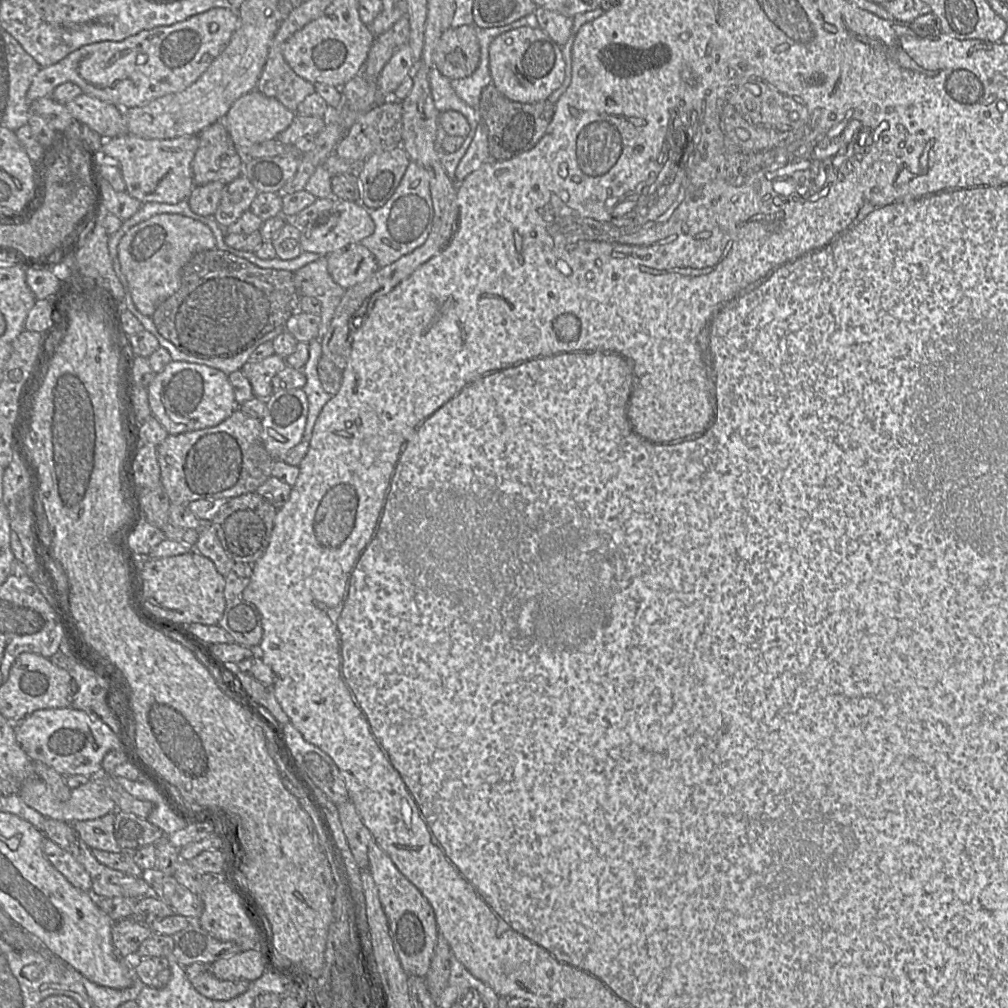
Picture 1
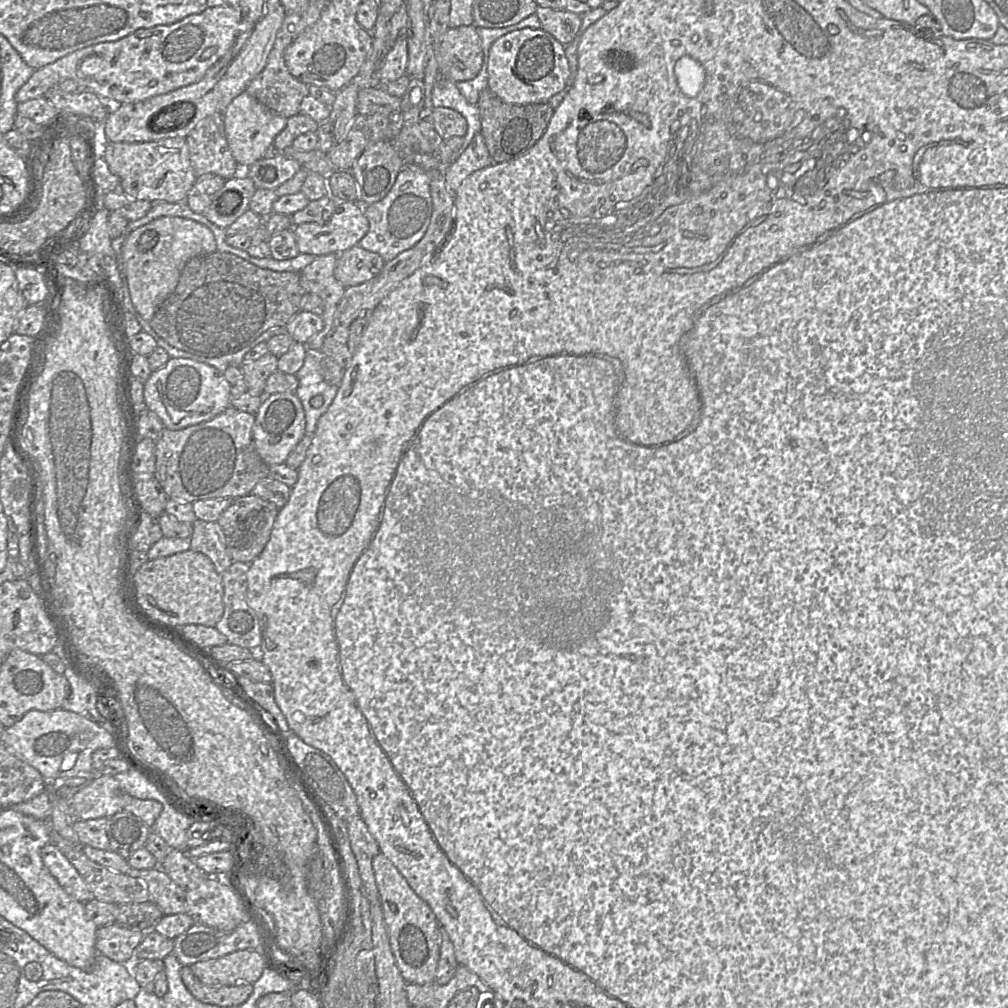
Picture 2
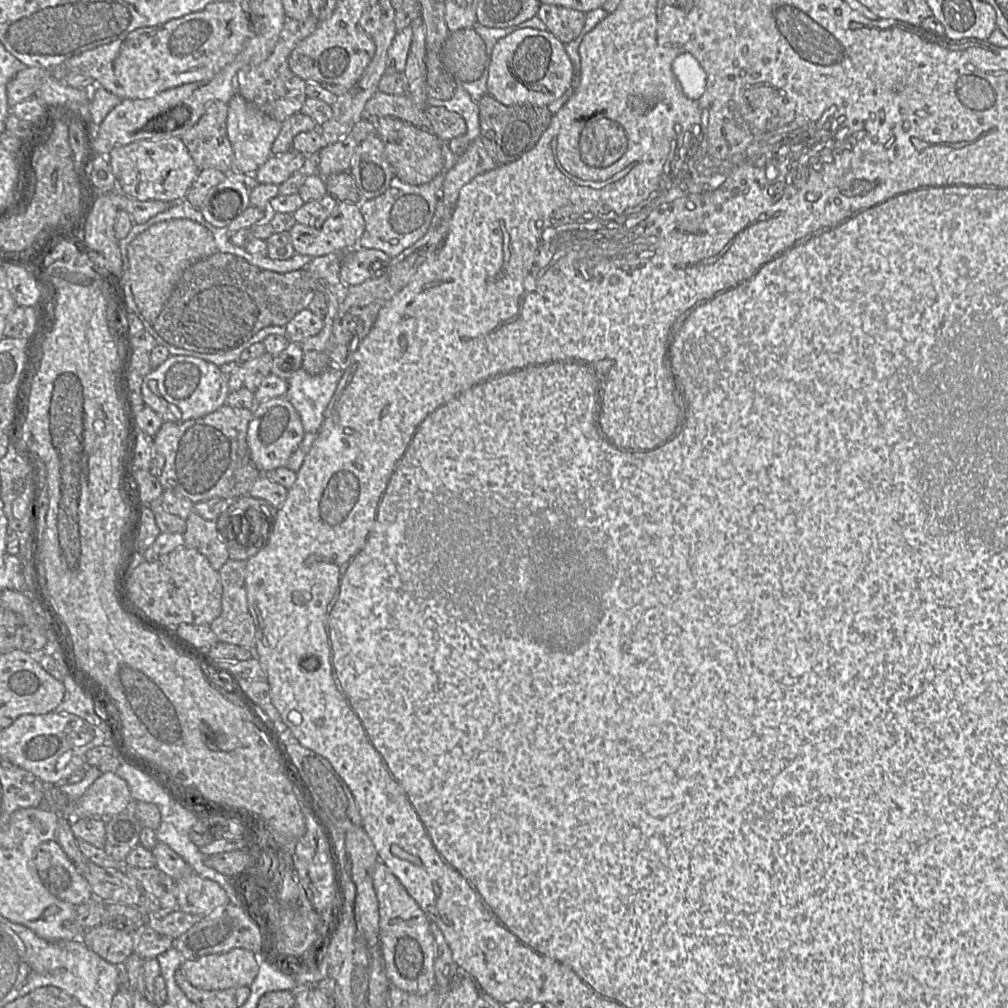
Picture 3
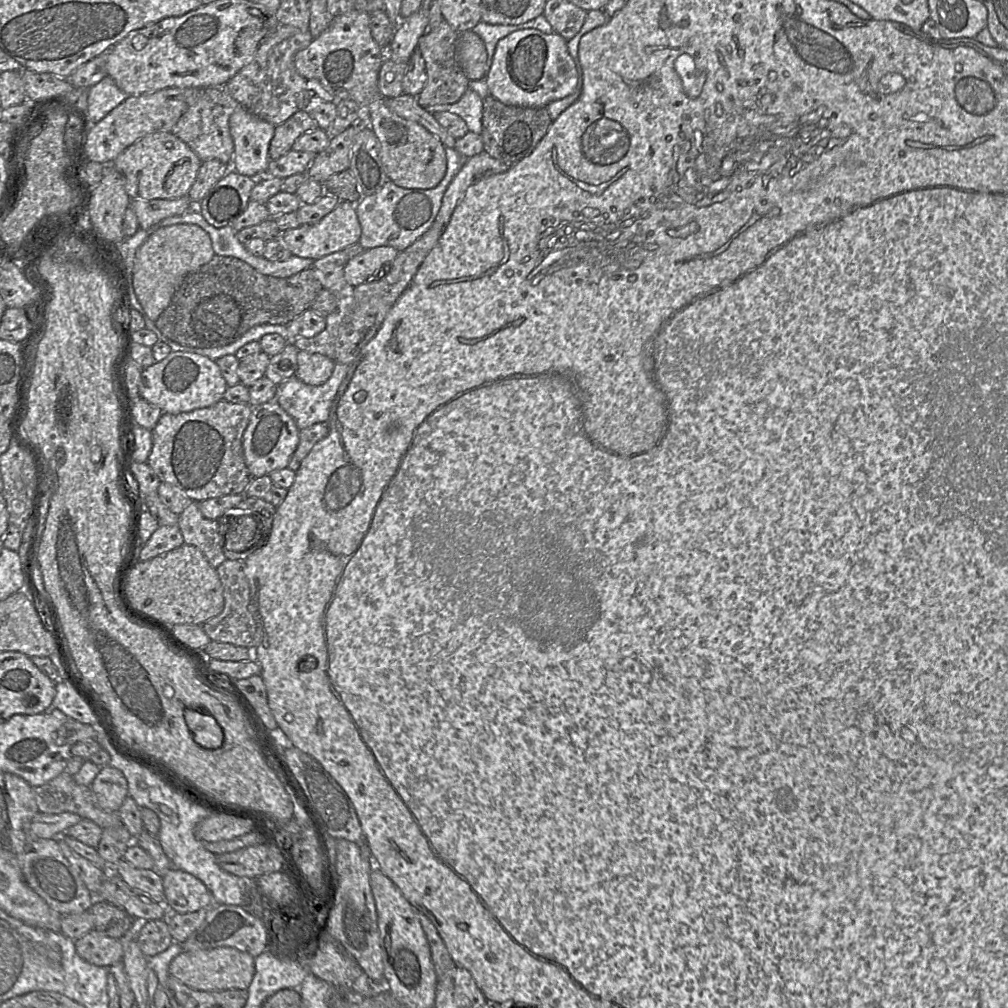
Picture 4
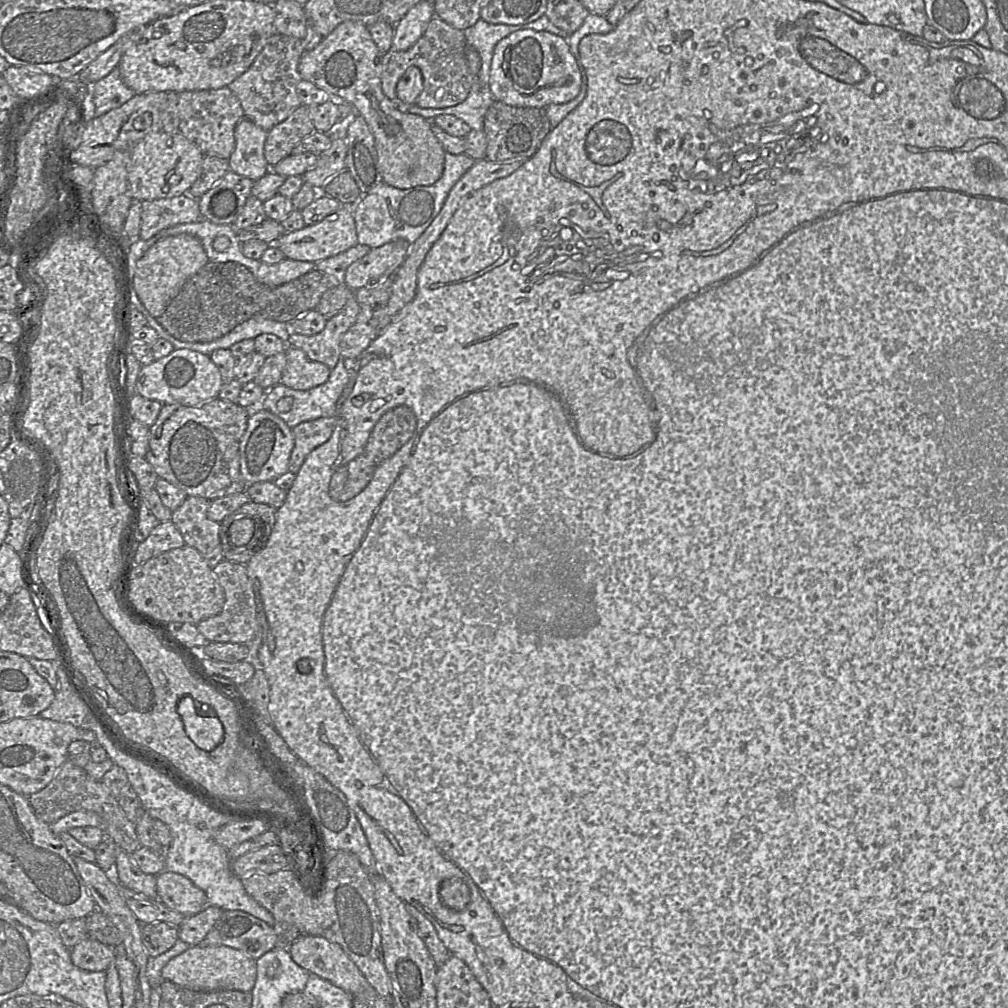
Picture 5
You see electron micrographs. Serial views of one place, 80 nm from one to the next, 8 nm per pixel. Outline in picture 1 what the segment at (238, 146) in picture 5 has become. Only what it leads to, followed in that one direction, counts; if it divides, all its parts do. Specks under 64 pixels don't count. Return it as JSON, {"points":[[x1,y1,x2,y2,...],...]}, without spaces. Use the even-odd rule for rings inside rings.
{"points":[[257,90,251,91,237,99,225,117,223,123,235,146,252,146,271,139,287,129,296,113,287,109,277,99,267,97]]}

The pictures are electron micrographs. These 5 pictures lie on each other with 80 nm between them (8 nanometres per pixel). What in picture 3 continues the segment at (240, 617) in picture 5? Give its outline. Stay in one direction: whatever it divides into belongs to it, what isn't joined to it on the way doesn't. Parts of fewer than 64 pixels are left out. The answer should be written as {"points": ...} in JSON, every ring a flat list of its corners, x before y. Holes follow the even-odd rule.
{"points":[[229,559,219,571,223,587,221,614,210,624,220,642,255,649,256,627,250,614,246,588,246,561]]}

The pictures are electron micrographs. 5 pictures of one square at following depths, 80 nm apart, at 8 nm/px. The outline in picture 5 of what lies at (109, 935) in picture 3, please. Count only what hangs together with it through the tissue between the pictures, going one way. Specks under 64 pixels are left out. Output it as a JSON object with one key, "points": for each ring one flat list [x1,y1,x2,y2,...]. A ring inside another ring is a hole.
{"points":[[85,937,70,948,70,957,72,963,80,969,100,972,107,970,118,949,120,948,111,947]]}

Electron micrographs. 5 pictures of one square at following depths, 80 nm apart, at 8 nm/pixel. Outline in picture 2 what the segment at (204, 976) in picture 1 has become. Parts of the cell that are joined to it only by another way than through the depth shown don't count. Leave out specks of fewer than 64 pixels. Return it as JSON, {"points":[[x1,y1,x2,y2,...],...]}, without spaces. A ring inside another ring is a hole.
{"points":[[190,966,181,970,181,978,189,992,199,1001,220,1007,234,1007,244,1003,253,992,253,984,239,983,234,986,211,987,203,984]]}

